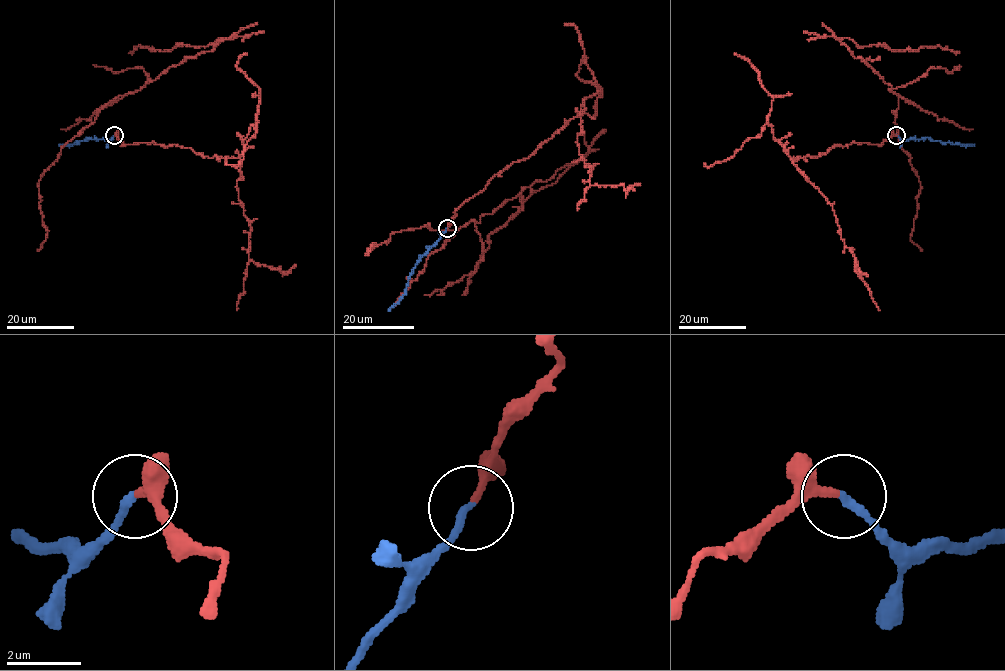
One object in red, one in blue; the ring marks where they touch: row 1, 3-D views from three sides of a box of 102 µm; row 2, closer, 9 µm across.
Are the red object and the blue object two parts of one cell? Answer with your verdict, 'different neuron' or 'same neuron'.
same neuron

